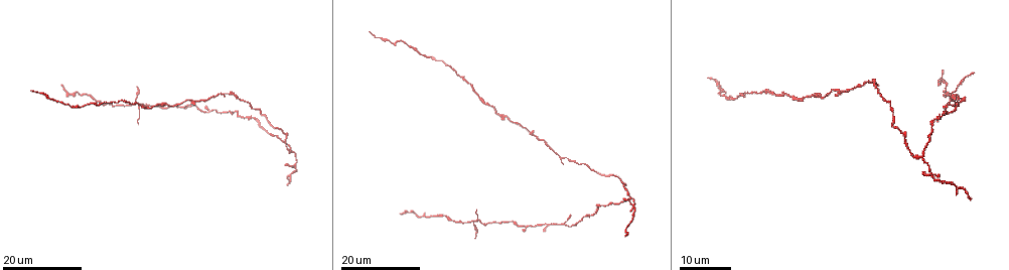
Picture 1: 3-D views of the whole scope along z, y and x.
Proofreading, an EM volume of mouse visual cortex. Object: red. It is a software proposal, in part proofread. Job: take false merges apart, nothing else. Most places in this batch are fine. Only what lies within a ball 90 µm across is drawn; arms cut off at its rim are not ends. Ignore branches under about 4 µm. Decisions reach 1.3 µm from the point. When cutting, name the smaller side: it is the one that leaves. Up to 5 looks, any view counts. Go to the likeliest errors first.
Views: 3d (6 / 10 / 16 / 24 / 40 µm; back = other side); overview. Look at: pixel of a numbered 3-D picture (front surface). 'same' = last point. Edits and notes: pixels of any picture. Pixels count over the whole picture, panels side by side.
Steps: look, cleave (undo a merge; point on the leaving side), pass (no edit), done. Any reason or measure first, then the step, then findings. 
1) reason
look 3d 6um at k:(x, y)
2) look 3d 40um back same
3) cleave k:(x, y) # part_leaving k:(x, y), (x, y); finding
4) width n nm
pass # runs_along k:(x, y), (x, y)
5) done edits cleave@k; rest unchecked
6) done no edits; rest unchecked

three-way junction
look 3d 16um at 1:(473, 221)

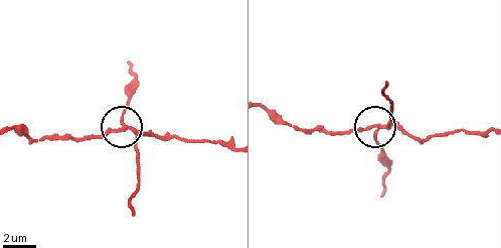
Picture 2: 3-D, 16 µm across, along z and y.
look 3d 6um at 2:(125, 125)

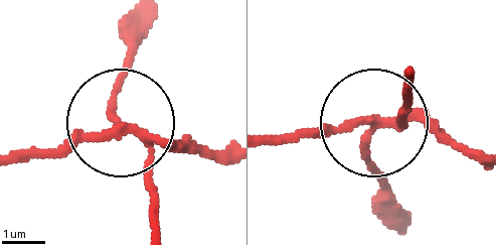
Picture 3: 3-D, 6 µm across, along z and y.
cleave 3:(151, 189) # part_leaving 3:(133, 130), (154, 224); two cells meet here

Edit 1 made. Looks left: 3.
arms part here
look 3d 16um at 1:(292, 150)

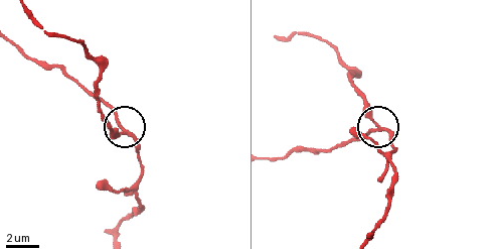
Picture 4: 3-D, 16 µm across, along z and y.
look 3d 10um at 4:(131, 133)

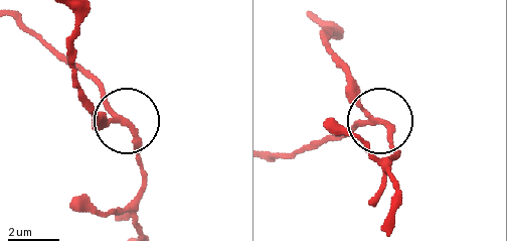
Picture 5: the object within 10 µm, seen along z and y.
side_arm 16 um
pass # one cell here

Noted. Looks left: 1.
done edits cleave@3; rest unchecked

